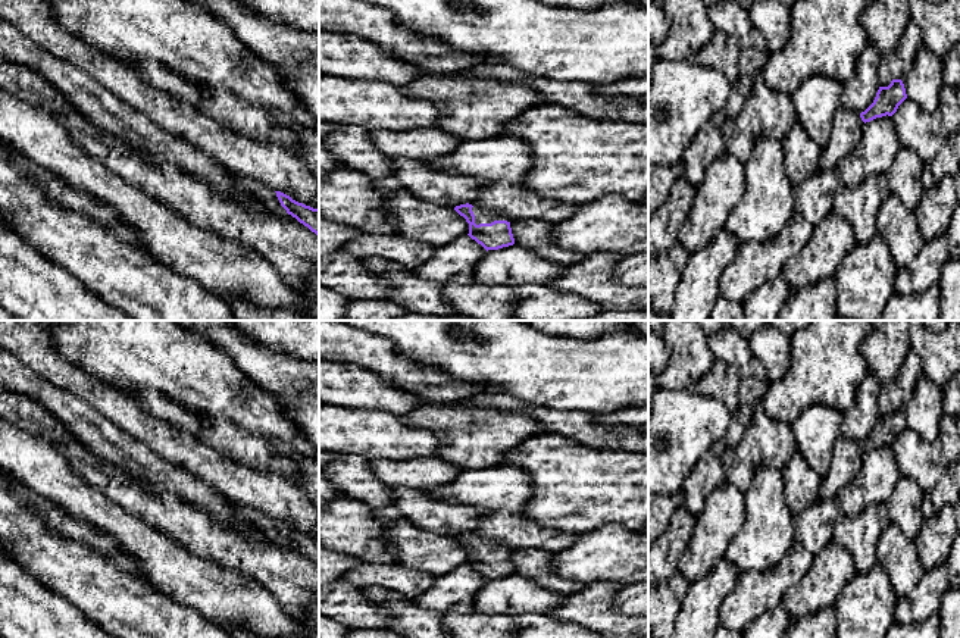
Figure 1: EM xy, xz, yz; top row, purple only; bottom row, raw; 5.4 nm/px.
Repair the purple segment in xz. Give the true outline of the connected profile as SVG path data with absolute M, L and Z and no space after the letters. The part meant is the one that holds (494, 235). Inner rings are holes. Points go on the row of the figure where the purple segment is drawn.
M469 203L456 206L454 210L469 223L468 235L487 251L515 244L510 223L516 219L501 216L482 207L473 207Z

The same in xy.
M281 191L275 193L287 213L295 218L300 223L307 226L312 232L315 232L319 237L319 209L313 209L310 206L298 203Z

